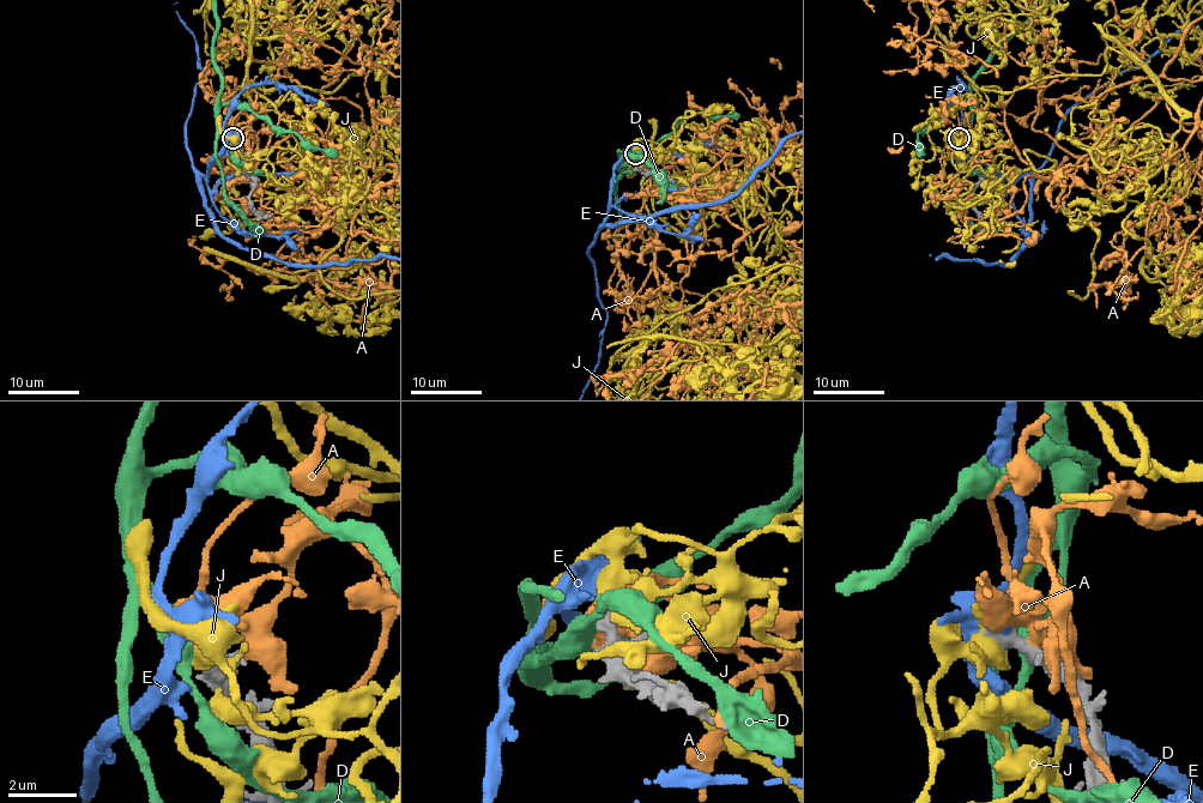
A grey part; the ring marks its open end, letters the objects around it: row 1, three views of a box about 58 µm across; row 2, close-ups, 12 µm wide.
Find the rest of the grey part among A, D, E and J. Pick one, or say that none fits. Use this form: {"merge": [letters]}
{"merge": ["E"]}

